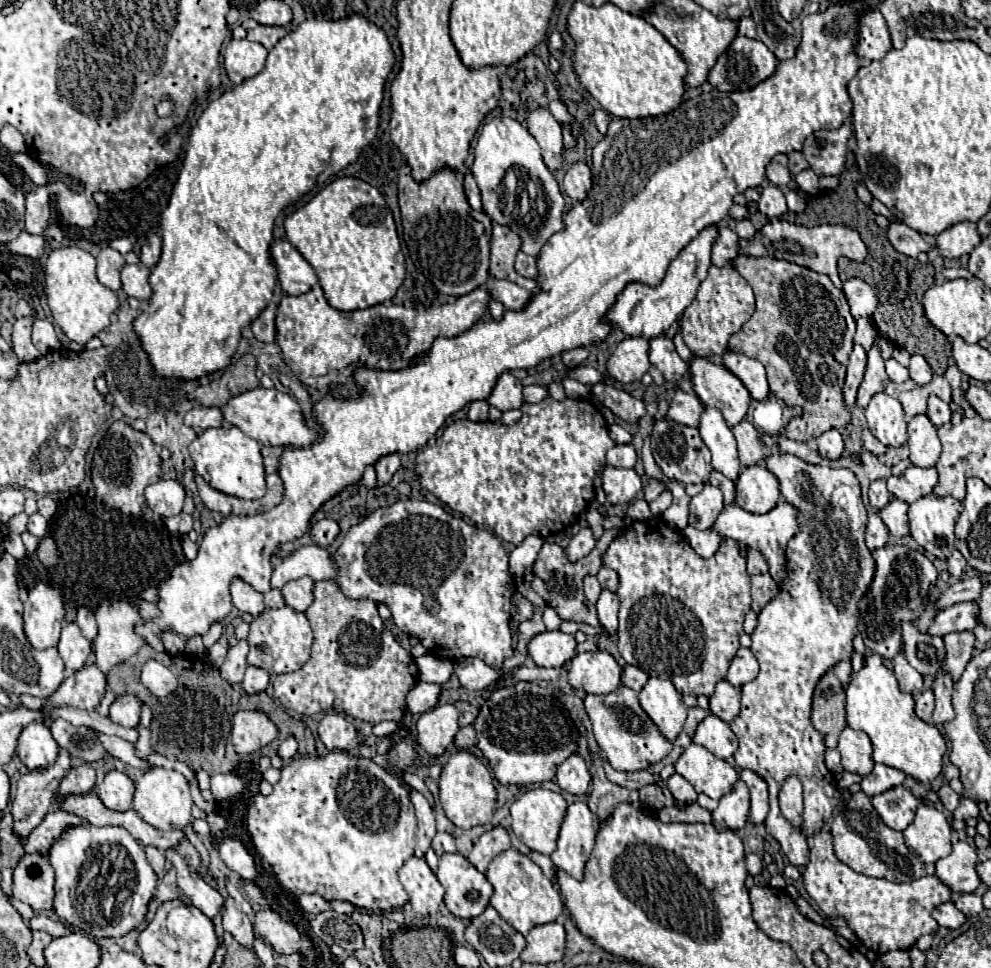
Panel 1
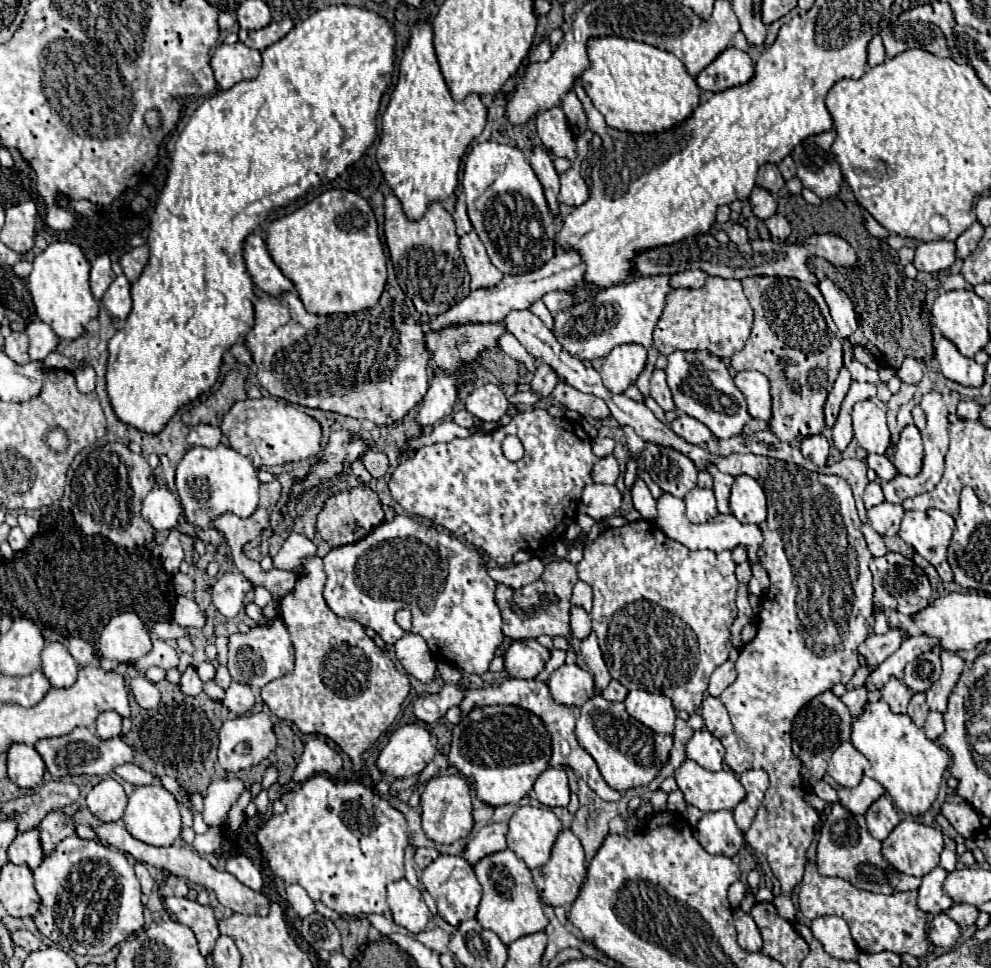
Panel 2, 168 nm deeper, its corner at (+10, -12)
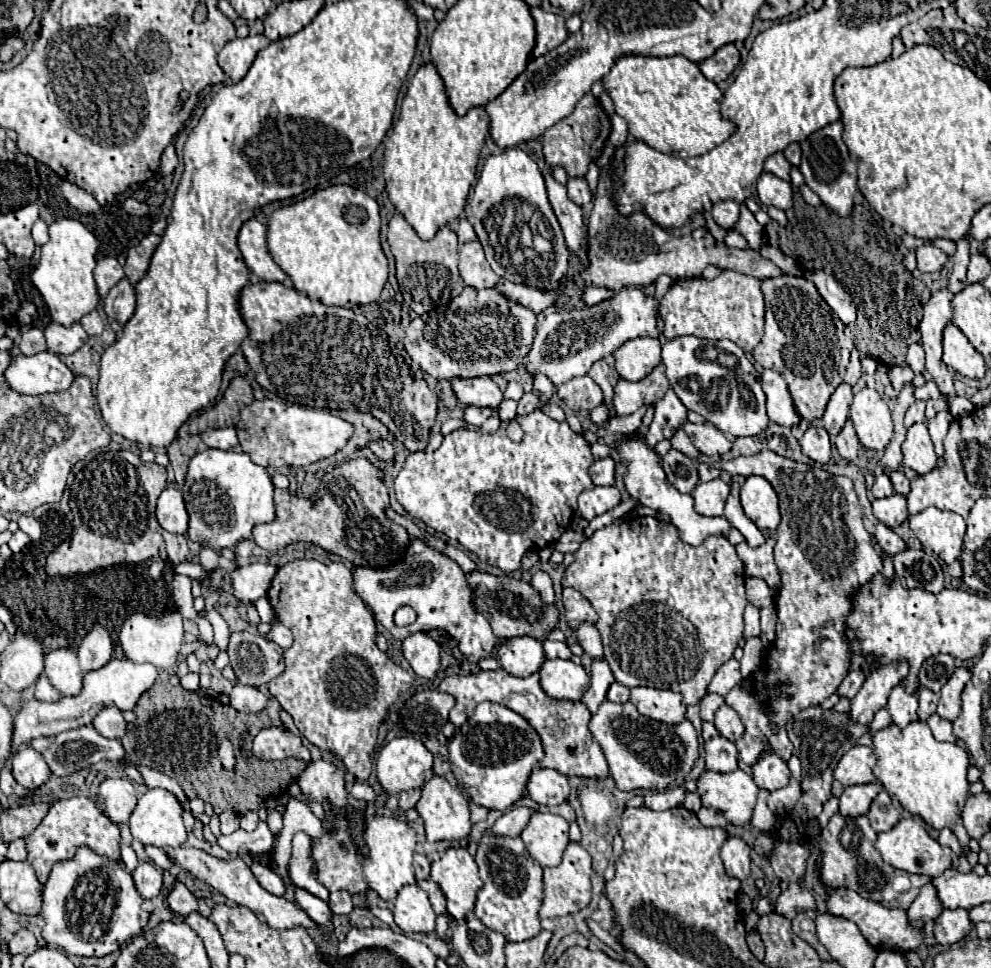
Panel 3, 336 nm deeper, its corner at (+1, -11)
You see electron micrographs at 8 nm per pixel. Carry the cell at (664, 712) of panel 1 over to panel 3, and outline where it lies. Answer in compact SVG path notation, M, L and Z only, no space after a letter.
M633 687L629 701L637 707L641 715L663 723L677 725L685 719L685 705L681 703L681 695L667 689Z

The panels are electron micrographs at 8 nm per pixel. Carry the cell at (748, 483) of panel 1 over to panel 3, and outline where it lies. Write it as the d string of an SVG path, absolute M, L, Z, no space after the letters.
M747 477L741 485L741 505L745 515L761 529L777 529L779 515L779 499L771 483L763 477Z

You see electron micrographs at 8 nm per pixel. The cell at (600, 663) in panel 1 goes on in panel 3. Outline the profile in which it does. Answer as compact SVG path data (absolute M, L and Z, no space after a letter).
M545 659L539 677L541 689L553 699L579 701L589 687L589 675L585 669L565 659Z

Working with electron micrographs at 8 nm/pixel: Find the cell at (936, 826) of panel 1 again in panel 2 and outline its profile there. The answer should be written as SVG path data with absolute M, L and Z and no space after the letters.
M902 820L882 842L884 858L902 874L926 876L940 862L942 832L916 820Z

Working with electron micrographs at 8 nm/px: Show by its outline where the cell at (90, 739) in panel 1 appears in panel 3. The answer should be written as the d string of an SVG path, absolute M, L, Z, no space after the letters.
M79 727L75 731L63 731L59 735L49 735L49 737L39 737L39 739L31 739L29 743L35 751L39 751L43 755L43 759L47 761L49 769L63 777L63 775L71 775L79 769L85 769L101 759L109 759L113 763L119 763L125 757L125 749L121 747L119 741L113 739L105 739L101 737L93 727Z

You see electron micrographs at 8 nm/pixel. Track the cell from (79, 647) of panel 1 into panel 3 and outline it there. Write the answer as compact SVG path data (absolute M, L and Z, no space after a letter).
M57 649L45 655L45 675L49 683L63 695L79 695L83 689L83 671L71 649Z

